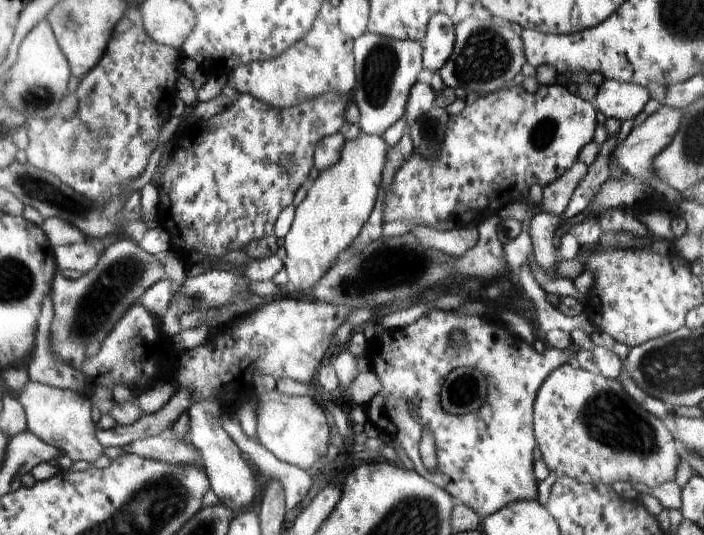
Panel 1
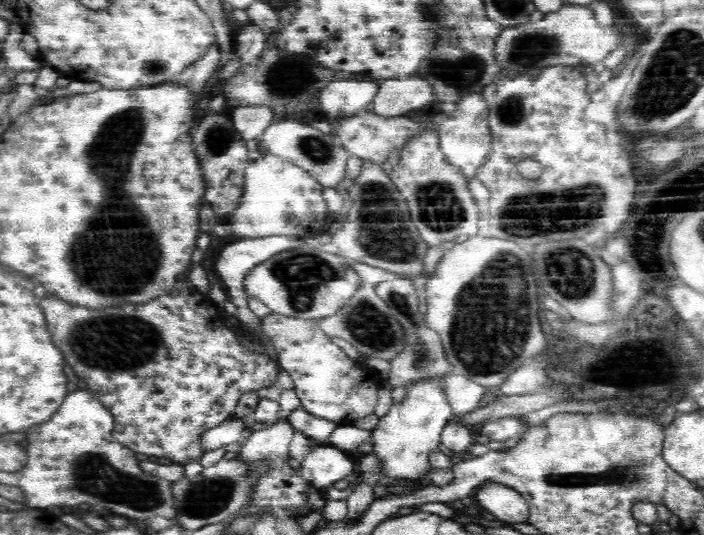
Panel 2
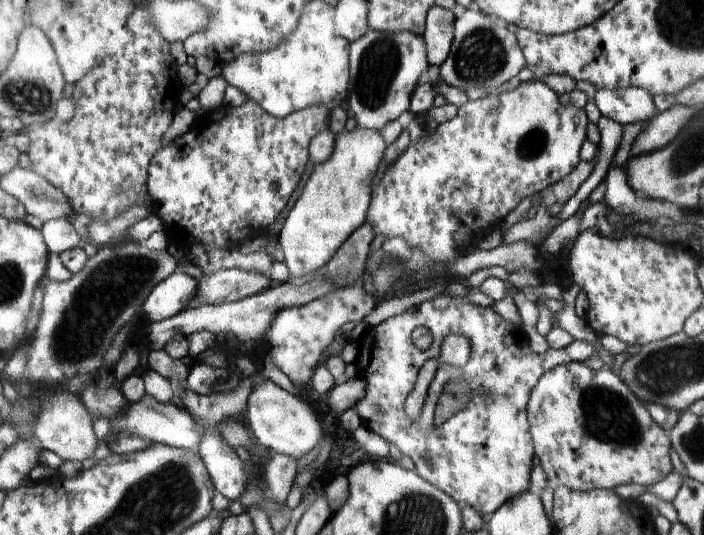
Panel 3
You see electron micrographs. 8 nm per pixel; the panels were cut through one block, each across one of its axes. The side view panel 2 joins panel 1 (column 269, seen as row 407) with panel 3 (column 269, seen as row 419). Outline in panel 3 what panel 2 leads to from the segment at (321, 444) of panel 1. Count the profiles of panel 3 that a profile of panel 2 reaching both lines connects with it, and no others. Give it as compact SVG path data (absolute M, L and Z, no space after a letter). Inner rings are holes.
M268 380L256 389L253 388L248 398L246 418L258 449L269 455L284 454L296 461L309 455L324 435L316 414L312 412L312 407L304 402L304 398L294 398L292 394Z

